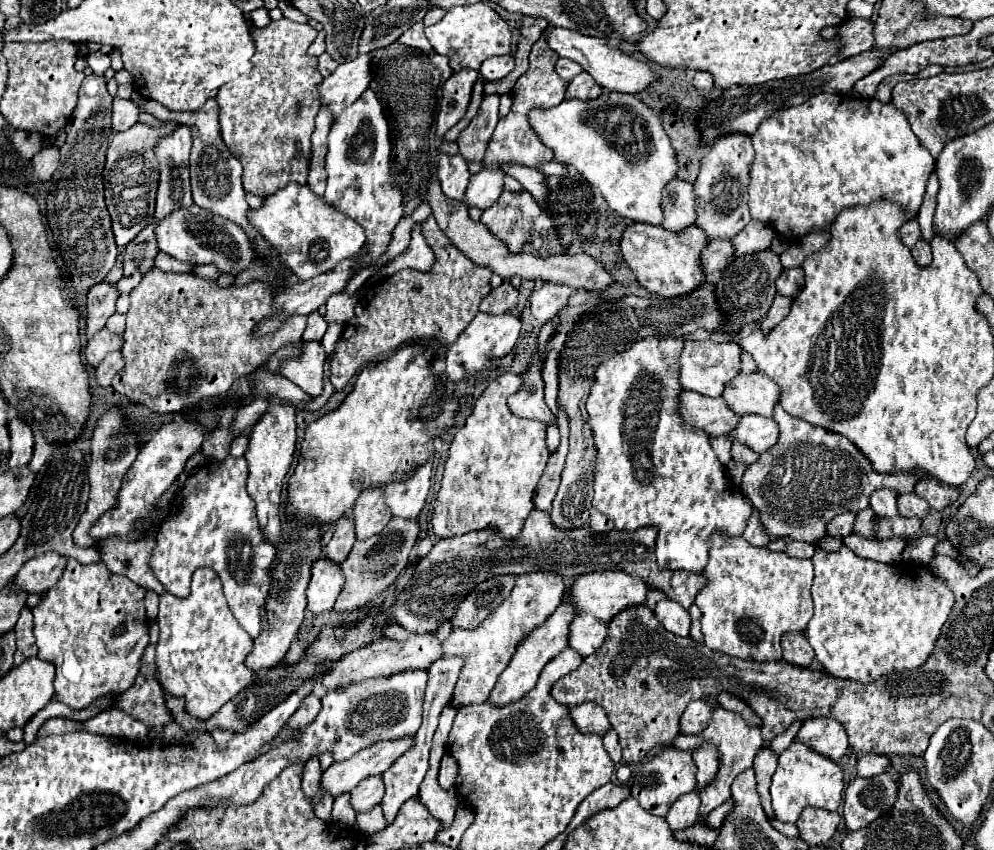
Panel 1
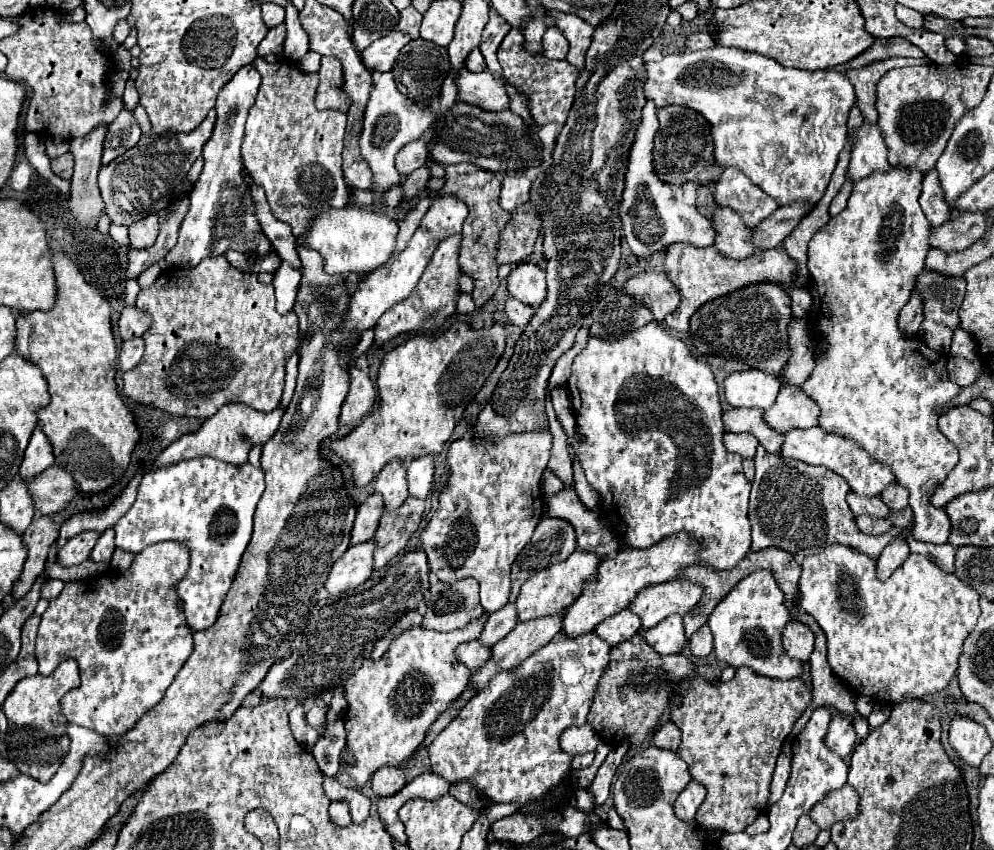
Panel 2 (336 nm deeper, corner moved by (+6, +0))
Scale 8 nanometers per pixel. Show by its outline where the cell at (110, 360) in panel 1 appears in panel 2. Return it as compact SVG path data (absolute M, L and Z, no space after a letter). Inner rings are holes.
M143 339L125 341L123 347L121 347L121 353L119 353L119 367L121 367L123 371L133 369L135 365L139 365L139 361L141 361L141 357L143 357L143 351L145 351Z

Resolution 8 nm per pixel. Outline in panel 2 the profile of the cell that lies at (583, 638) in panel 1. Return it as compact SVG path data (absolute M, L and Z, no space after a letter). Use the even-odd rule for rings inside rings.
M621 611L609 619L605 619L603 623L597 625L595 633L605 639L609 645L619 645L627 639L631 639L635 633L639 633L641 623L639 617L633 611Z

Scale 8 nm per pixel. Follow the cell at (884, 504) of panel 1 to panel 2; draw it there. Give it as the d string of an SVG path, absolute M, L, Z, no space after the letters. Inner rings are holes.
M819 427L805 429L805 431L801 431L801 429L787 431L781 455L791 457L791 459L799 459L799 461L803 461L807 465L823 465L823 467L835 471L859 495L881 495L881 491L889 483L895 481L893 471L887 469L883 463L879 463L875 457L871 457L859 443L855 443L853 439L849 439L845 435L827 433L827 431L819 429Z

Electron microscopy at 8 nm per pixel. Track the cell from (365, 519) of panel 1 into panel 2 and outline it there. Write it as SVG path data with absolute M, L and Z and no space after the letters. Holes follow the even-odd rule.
M399 459L387 463L387 467L383 467L383 471L375 479L375 491L383 495L387 511L401 507L403 501L409 497L405 463Z

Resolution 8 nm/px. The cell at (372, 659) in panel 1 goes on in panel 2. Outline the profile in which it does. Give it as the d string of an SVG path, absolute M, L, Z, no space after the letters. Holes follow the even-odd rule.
M469 641L457 647L457 659L467 665L471 671L483 667L483 663L487 663L487 659L491 659L491 647L479 643L479 641Z

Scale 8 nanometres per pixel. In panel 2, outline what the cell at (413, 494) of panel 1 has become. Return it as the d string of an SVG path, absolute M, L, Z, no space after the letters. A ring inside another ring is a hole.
M419 457L413 459L407 467L407 481L409 481L409 495L417 499L425 499L433 485L433 457Z

